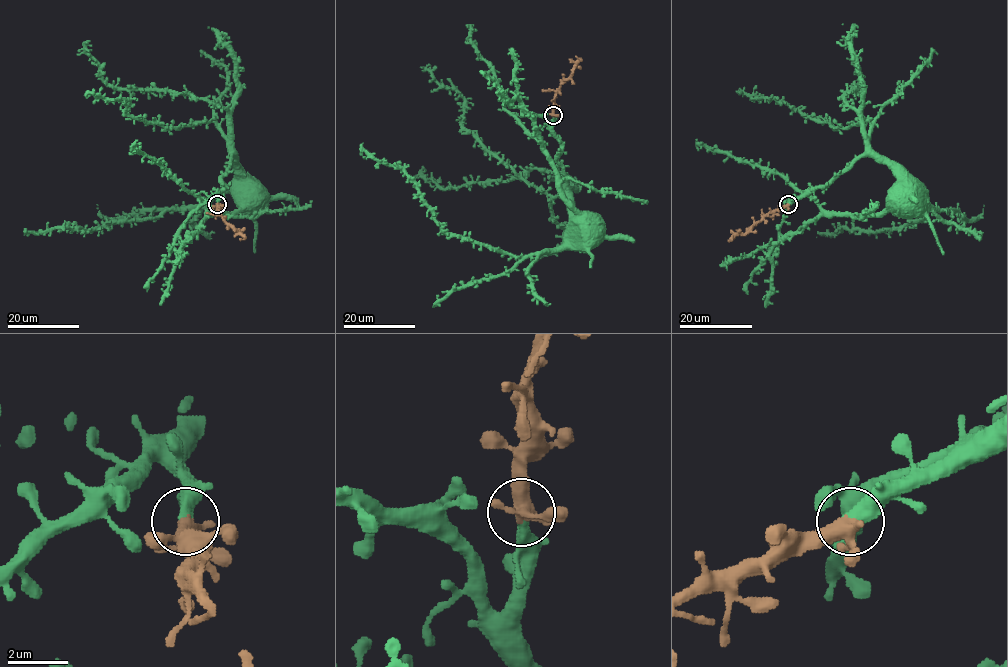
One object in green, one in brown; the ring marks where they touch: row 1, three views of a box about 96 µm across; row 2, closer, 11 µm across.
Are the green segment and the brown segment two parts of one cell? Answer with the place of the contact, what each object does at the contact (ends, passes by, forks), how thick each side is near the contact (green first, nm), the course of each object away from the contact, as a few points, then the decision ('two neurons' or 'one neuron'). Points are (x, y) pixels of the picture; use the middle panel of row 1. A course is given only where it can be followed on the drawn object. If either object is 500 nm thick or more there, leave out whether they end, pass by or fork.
at (553, 115); green ends there; brown forks there; 480 nm thick on the green side, 360 nm on the other; green runs (553, 115), (553, 133), (560, 143), (557, 163), (566, 184), (568, 209), (579, 222), (581, 216); brown runs (553, 115), (554, 96), (580, 60), (575, 56); one neuron

